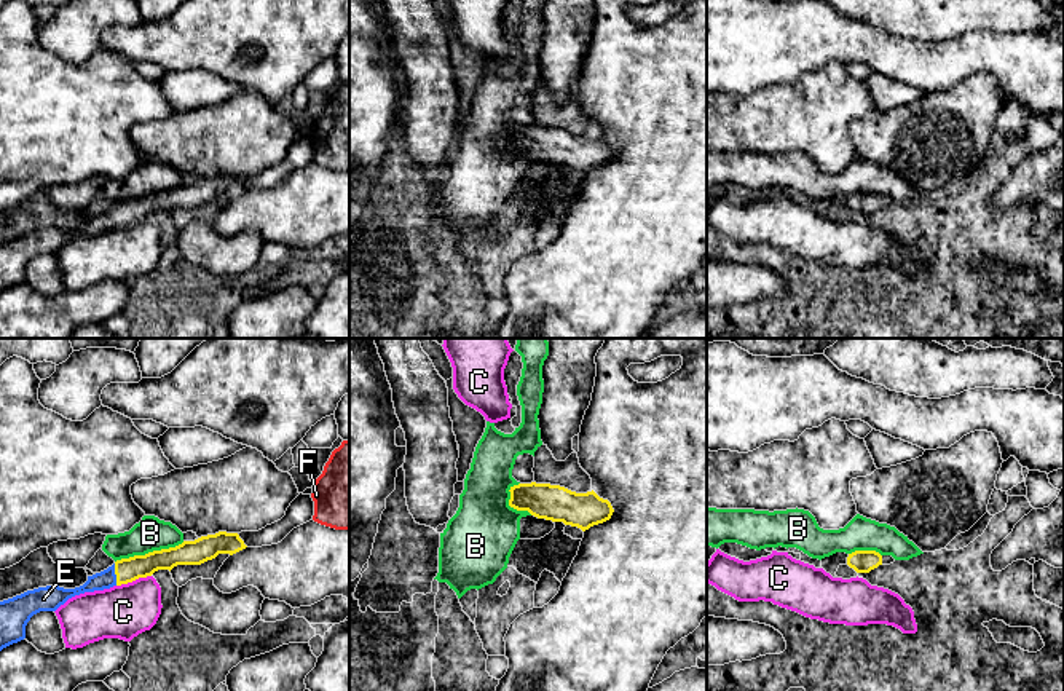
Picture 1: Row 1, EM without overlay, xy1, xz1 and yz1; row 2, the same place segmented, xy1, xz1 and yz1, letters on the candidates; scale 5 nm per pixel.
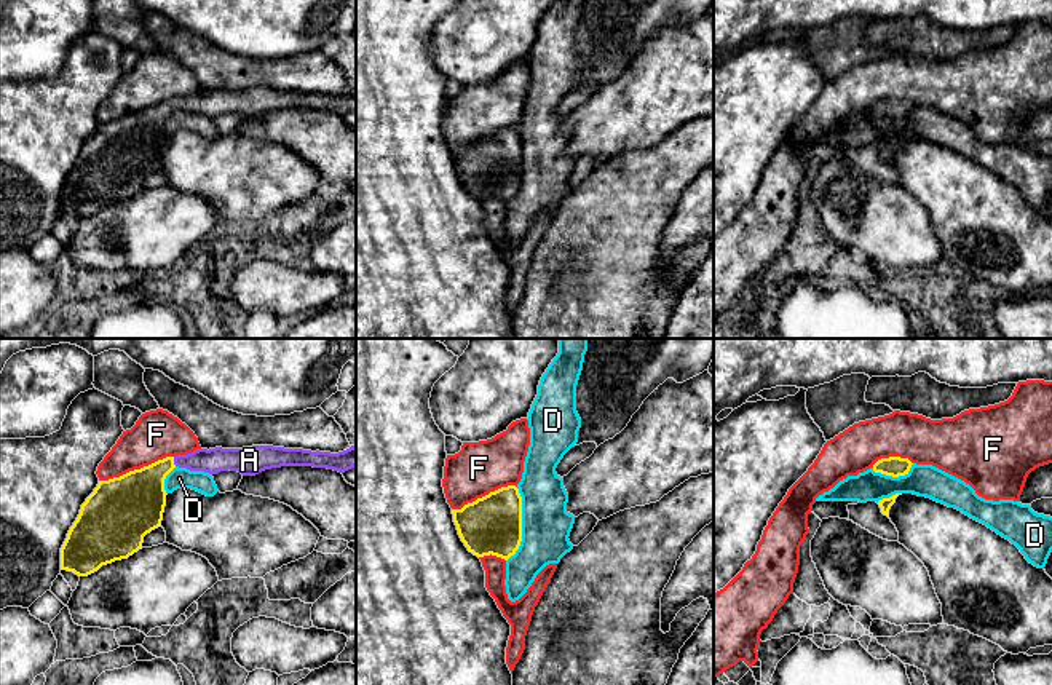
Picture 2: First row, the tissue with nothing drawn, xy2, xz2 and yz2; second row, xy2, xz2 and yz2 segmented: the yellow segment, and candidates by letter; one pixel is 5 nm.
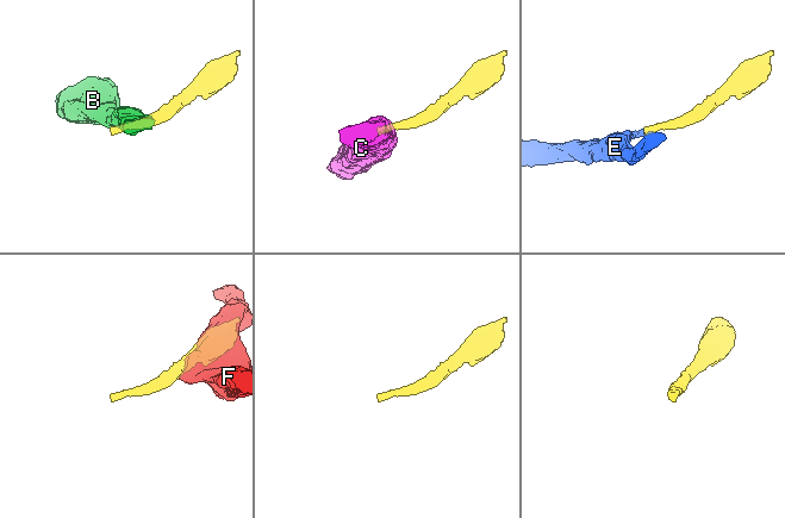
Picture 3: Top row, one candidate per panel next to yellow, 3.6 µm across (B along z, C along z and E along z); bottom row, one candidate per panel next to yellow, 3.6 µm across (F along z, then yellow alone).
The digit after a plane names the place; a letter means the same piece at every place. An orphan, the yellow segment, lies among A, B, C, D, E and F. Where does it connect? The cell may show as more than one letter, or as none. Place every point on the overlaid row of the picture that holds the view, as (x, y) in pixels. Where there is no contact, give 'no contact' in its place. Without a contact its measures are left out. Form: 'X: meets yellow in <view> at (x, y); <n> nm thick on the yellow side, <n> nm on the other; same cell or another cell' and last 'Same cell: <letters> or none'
A: meets yellow in xy2 at (173, 462); 280 nm thick on the yellow side, 130 nm on the other; same cell
B: meets yellow in xy1 at (149, 552); 130 nm thick on the yellow side, 170 nm on the other; another cell
C: meets yellow in xy1 at (133, 580); 120 nm thick on the yellow side, 280 nm on the other; another cell
D: meets yellow in xz2 at (521, 524); 300 nm thick on the yellow side, 240 nm on the other; another cell
E: meets yellow in xy1 at (115, 573); 120 nm thick on the yellow side, 90 nm on the other; same cell
F: meets yellow in xy2 at (136, 470); 340 nm thick on the yellow side, 240 nm on the other; another cell
Same cell: A, E

